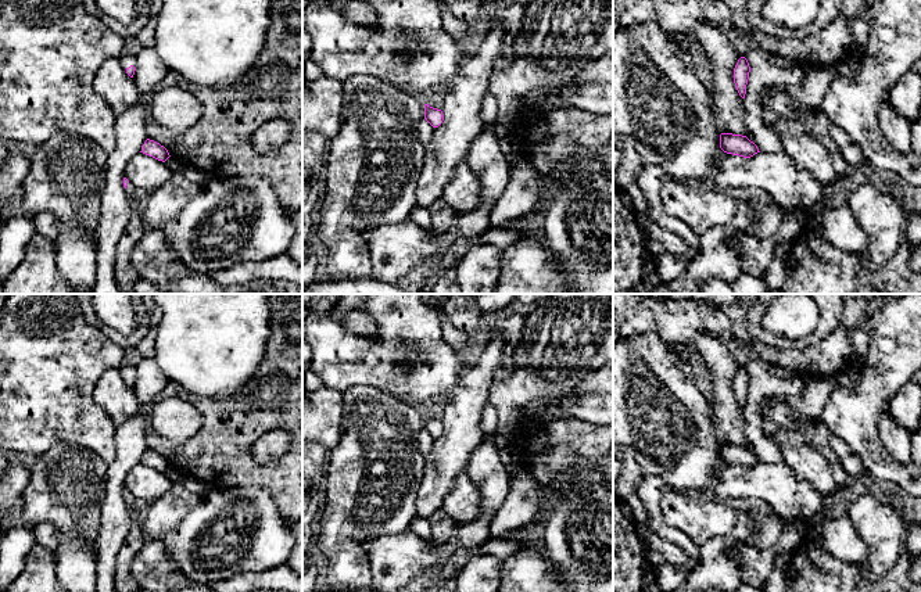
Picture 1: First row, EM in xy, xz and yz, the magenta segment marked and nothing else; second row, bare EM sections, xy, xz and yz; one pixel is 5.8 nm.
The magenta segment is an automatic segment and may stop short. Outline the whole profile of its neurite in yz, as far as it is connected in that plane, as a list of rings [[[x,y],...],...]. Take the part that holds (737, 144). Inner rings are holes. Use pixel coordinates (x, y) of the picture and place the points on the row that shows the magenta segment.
[[[732,133],[720,134],[720,148],[727,154],[739,155],[743,158],[750,158],[760,153],[757,146],[746,136]]]

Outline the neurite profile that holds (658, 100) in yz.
[[[657,22],[632,24],[613,33],[613,133],[637,143],[644,165],[660,166],[671,179],[706,183],[720,151],[710,98]]]

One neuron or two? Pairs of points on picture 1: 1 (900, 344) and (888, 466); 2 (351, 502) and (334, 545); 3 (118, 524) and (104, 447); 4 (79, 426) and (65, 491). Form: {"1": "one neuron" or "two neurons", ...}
{"1": "one neuron", "2": "one neuron", "3": "two neurons", "4": "two neurons"}

